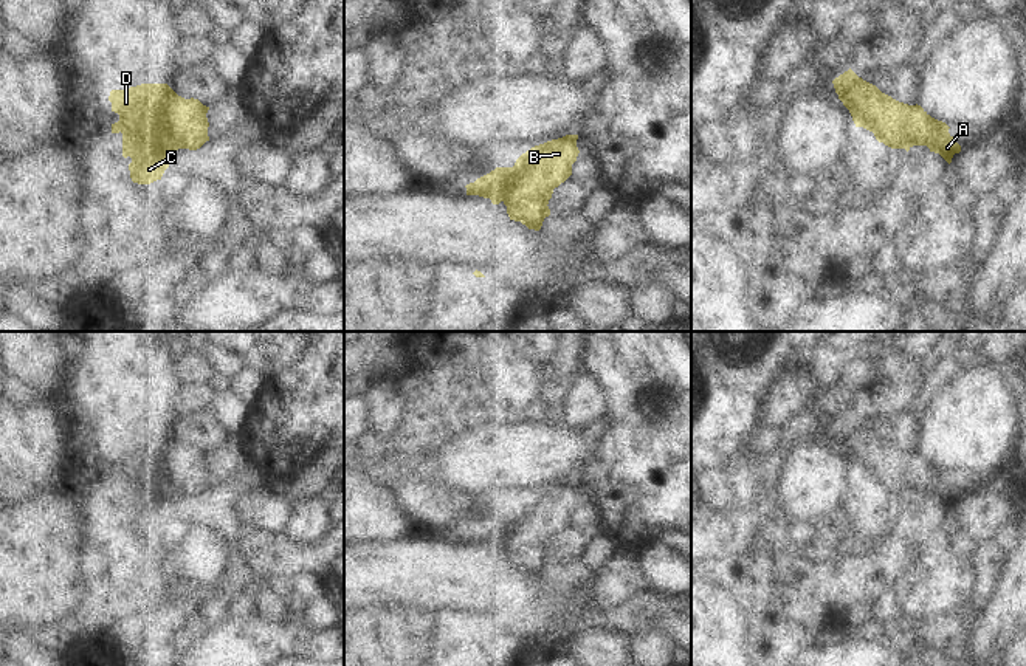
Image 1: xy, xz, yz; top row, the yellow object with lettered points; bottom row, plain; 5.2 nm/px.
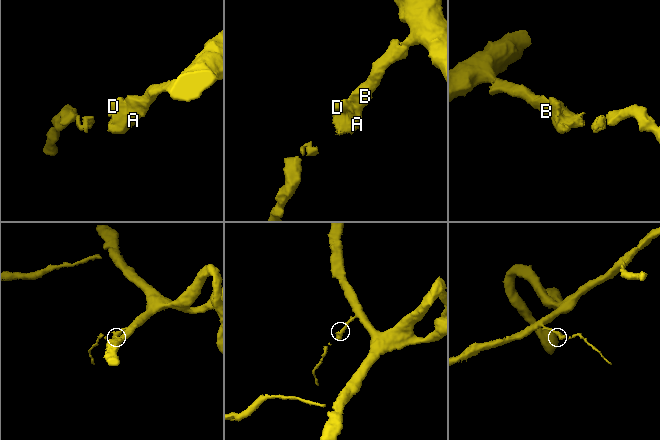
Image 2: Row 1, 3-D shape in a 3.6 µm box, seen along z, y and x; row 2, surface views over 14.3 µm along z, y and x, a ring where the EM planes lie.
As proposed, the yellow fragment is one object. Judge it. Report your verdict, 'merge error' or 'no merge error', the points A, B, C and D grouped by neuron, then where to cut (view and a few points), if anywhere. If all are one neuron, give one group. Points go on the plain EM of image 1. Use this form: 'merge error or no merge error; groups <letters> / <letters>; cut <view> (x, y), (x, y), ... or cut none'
no merge error; groups A B C D; cut none

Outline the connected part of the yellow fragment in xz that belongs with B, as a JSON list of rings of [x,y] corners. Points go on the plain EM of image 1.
[[[566,482],[532,494],[513,514],[496,514],[467,531],[467,542],[490,545],[493,551],[502,548],[510,567],[539,578],[550,562],[547,551],[553,536],[572,522],[580,500],[577,486],[578,482]]]

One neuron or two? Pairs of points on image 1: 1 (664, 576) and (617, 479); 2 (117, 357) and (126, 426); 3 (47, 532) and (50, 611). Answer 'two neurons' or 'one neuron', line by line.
1: two neurons
2: two neurons
3: one neuron

